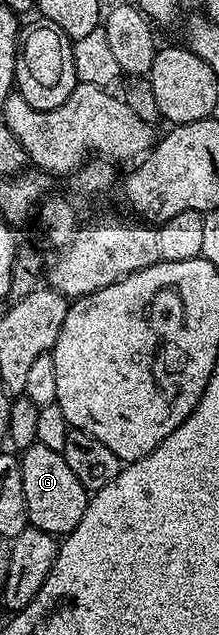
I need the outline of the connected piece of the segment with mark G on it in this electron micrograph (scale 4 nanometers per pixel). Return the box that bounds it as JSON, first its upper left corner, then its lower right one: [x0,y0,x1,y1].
[19,442,90,537]

